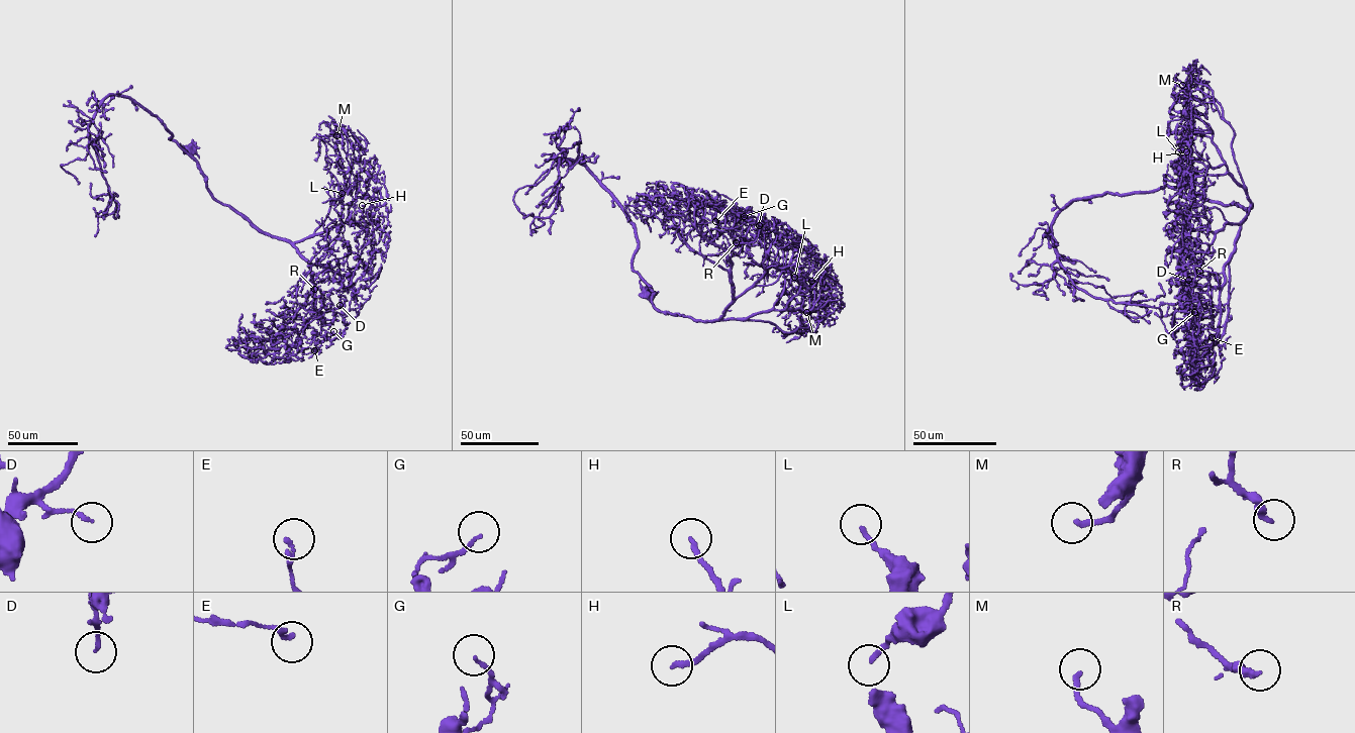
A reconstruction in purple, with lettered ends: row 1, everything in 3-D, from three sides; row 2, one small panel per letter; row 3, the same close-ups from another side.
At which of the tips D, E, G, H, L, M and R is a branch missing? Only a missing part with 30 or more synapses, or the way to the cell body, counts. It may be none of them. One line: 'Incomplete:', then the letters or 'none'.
Incomplete: H

